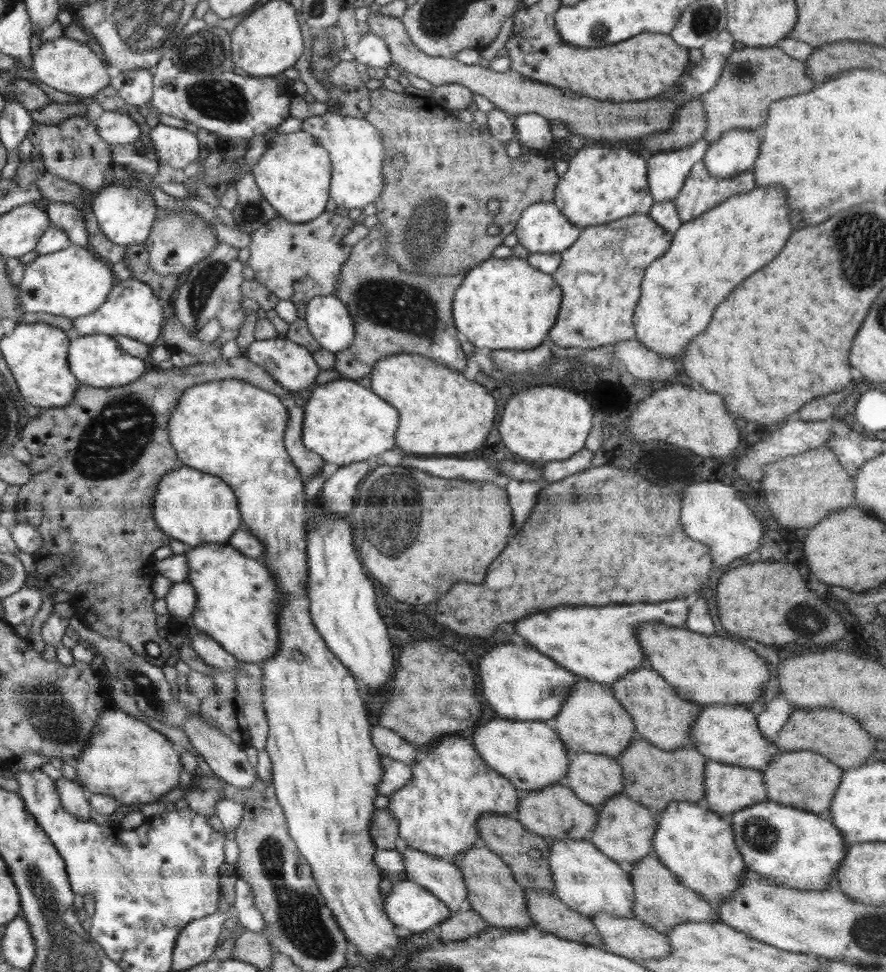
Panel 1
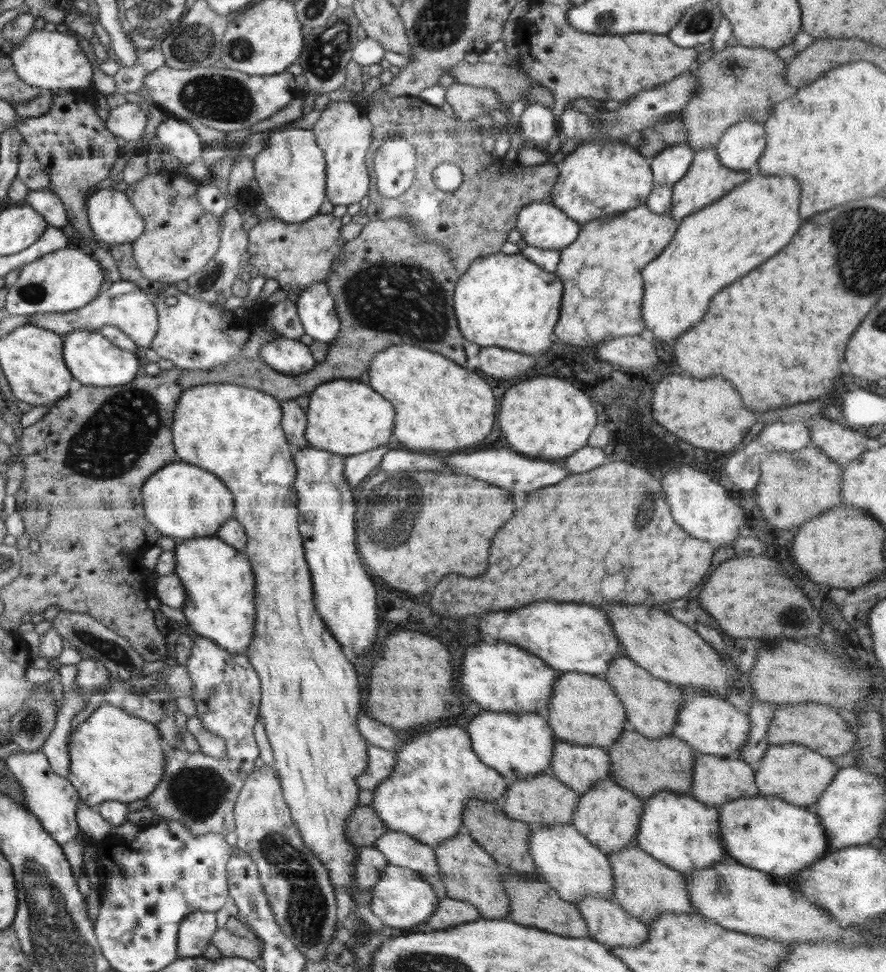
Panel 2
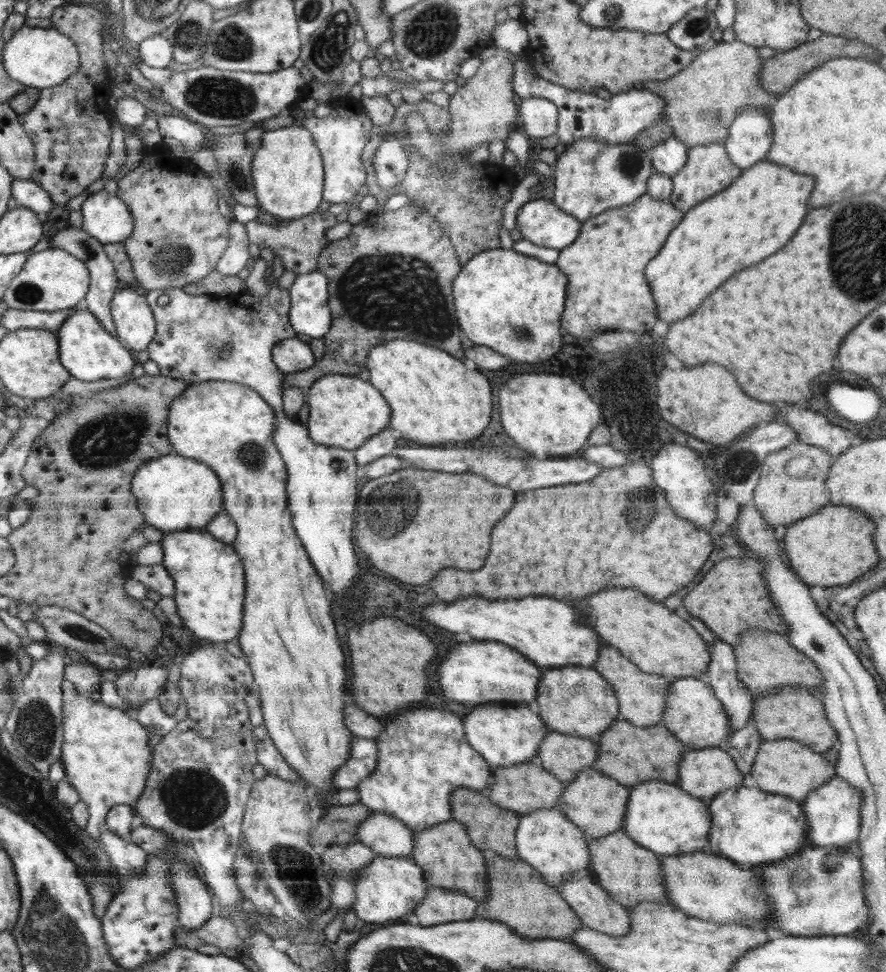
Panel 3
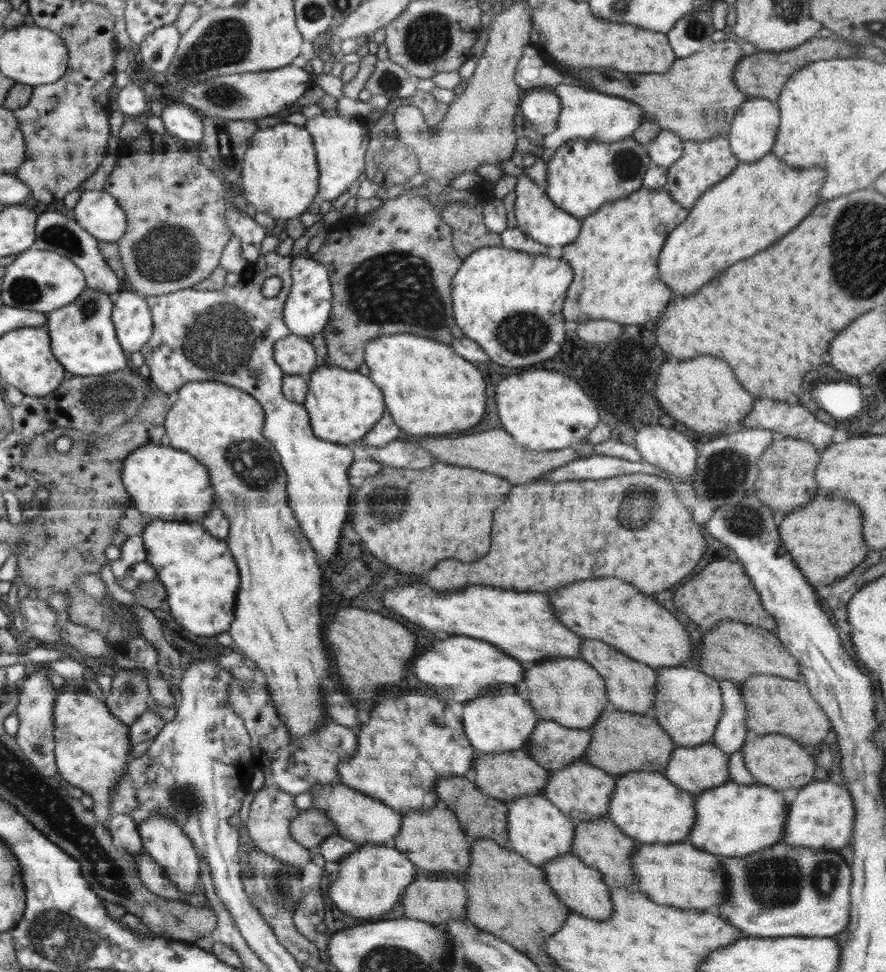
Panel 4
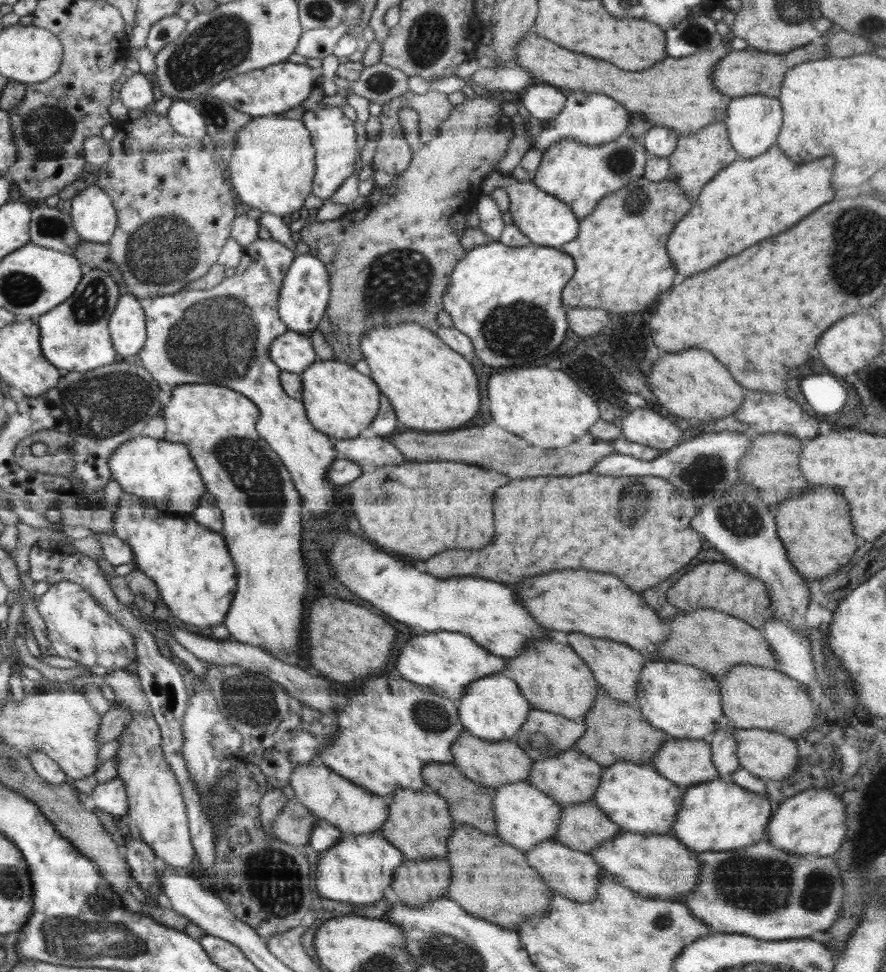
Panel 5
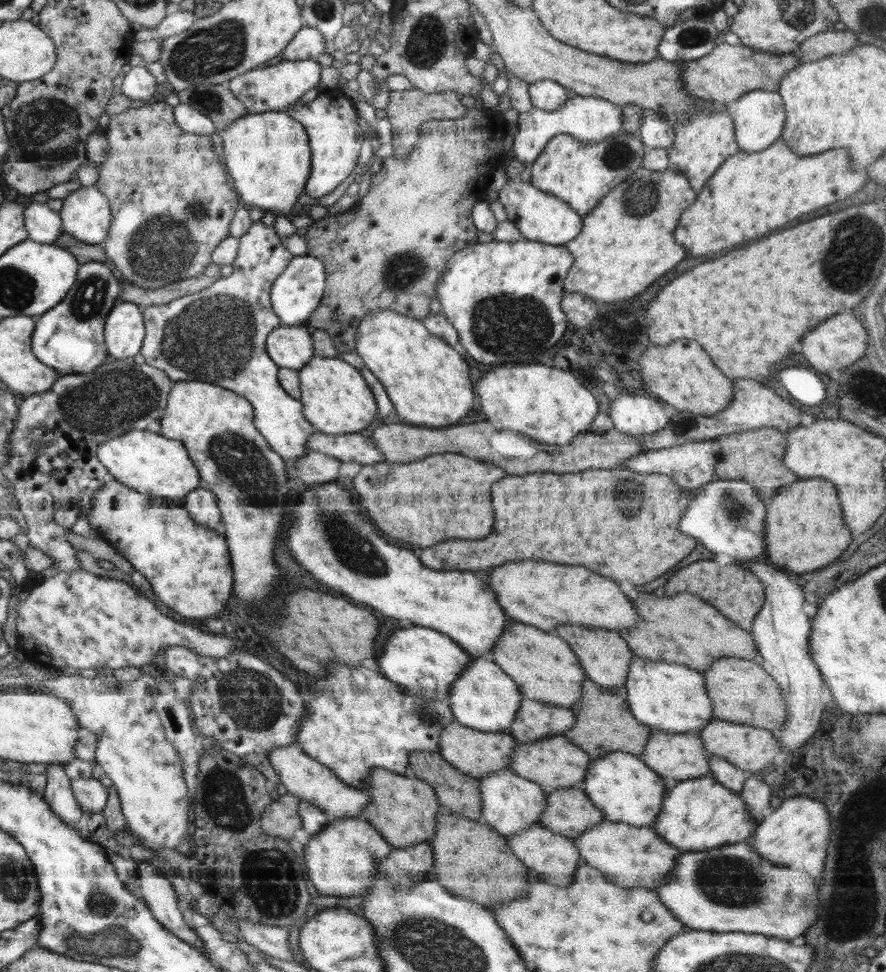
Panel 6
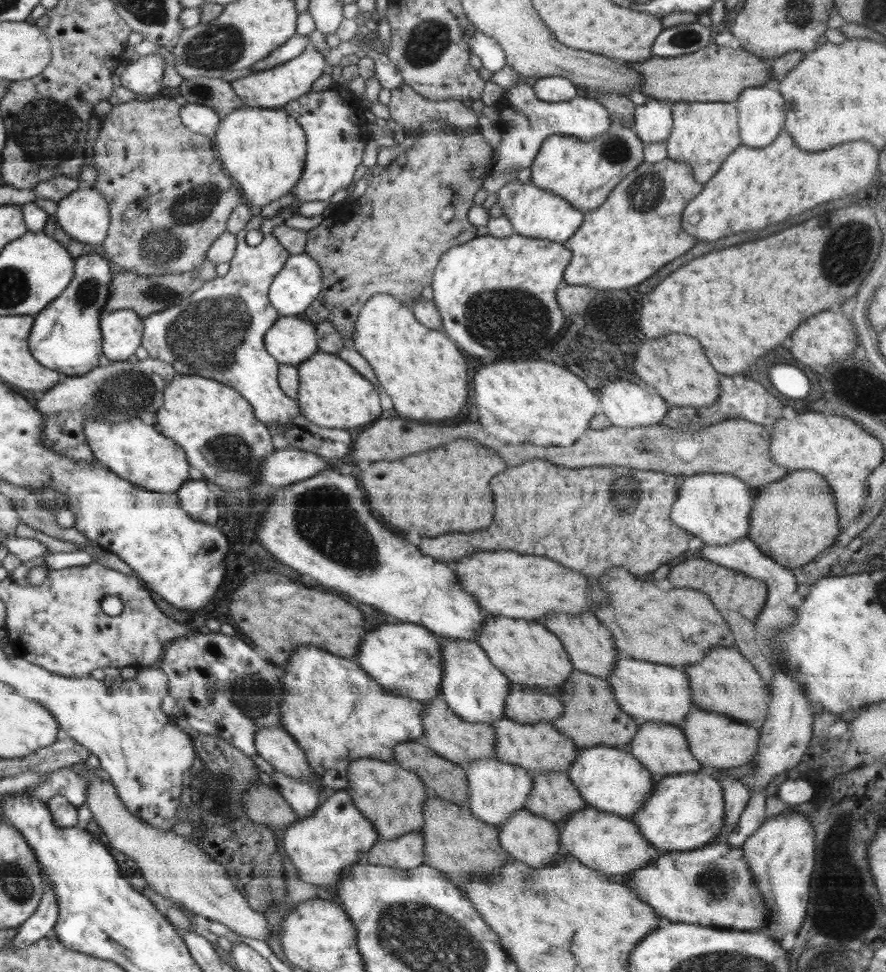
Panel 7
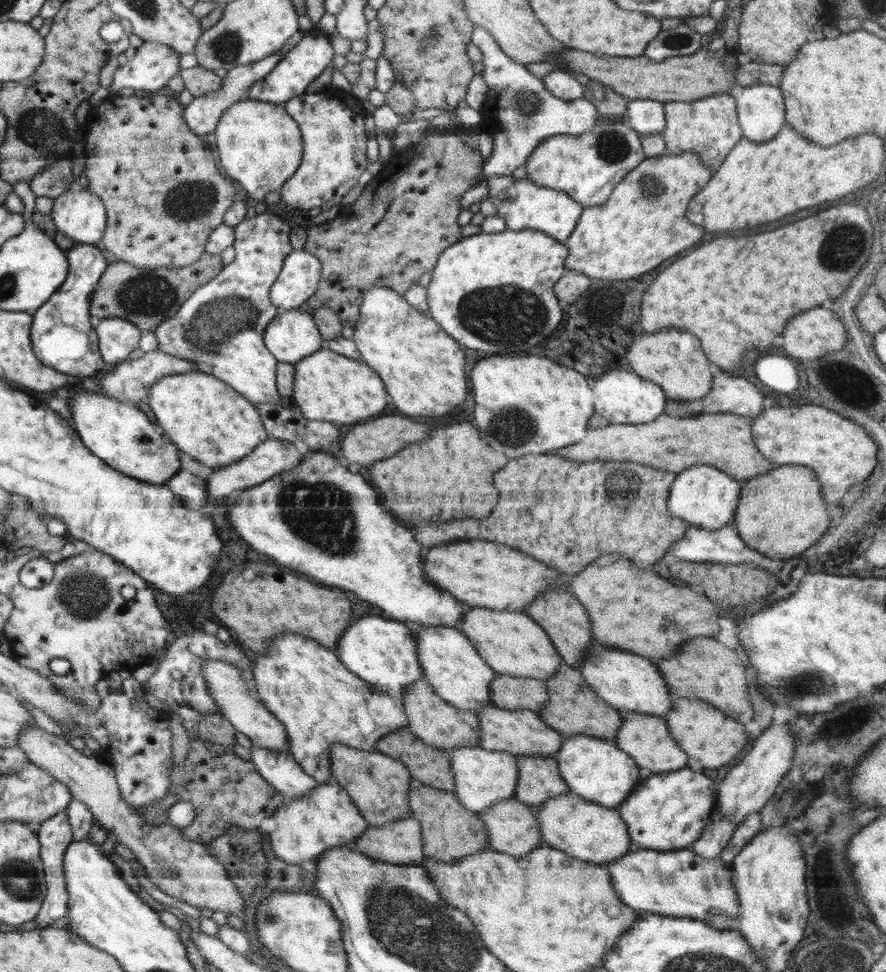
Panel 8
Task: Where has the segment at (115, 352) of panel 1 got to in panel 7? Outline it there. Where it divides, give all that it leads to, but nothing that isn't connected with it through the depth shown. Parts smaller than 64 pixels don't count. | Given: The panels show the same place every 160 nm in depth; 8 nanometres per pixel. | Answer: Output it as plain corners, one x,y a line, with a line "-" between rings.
86,254
78,258
78,276
74,284
66,287
66,292
54,299
44,311
34,316
34,323
29,334
30,354
46,368
76,376
86,374
100,364
102,339
100,336
100,310
105,308
109,297
112,274
108,262
101,255

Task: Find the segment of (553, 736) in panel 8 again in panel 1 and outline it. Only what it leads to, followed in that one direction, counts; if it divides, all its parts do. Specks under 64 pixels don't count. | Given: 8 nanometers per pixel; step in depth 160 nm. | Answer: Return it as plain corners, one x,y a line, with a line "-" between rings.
614,794
612,799
603,802
597,809
597,825
589,834
589,840
600,852
617,863
630,867
640,862
645,856
655,854
653,836
657,827
657,818
651,809
632,801
626,794

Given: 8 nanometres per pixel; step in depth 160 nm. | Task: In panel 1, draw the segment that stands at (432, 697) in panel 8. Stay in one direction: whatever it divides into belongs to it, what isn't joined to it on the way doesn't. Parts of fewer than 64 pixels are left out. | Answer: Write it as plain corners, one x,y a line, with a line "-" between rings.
560,782
542,790
521,792
517,812
513,816
528,831
543,836
549,841
587,839
597,825
597,809
579,800
574,791

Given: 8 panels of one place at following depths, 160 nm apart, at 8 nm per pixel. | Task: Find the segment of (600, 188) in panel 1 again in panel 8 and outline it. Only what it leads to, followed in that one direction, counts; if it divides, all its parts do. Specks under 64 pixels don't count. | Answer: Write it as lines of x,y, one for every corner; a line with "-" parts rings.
597,122
594,128
578,135
554,135
544,139
528,157
525,167
527,179
538,186
565,192
584,208
602,205
612,194
614,187
645,159
641,135
630,128
629,122

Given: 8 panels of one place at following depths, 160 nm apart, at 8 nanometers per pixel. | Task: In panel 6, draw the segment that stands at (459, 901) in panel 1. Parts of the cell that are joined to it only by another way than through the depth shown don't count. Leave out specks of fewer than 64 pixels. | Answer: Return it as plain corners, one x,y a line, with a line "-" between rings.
297,742
273,748
269,754
269,761
274,772
278,773
279,782
284,784
288,793
321,808
330,819
360,816
370,803
370,795
366,790
342,782
328,767
308,756

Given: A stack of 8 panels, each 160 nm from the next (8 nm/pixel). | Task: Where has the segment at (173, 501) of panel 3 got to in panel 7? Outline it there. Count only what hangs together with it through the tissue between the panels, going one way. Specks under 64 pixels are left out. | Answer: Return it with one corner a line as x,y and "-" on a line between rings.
100,416
97,420
86,420
85,436
96,459
112,472
117,473
118,476
134,485
154,492
176,493
187,480
191,479
188,472
190,465
184,449
170,437
162,436
160,430
156,432
152,426
148,426
148,422
144,424
138,418
131,418
124,422
110,423

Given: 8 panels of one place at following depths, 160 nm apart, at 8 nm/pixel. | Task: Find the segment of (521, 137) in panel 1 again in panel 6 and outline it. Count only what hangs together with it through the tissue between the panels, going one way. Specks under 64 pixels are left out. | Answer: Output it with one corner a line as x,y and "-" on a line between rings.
550,79
539,80
531,84
529,94
533,107
548,112
560,109
571,97
569,89

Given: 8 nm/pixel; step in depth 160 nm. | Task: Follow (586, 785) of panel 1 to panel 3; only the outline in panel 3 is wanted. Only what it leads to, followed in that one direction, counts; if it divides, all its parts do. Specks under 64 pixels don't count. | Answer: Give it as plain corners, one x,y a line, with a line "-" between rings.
547,731
535,760
561,783
570,784
579,772
591,767
599,755
598,740

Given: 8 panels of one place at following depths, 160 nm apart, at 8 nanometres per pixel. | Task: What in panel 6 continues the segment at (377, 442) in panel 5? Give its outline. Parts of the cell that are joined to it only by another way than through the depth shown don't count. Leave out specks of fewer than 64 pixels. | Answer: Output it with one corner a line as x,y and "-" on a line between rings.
315,431
307,442
307,450
320,451
342,462
358,462
363,466
383,461
382,451
362,433
326,434

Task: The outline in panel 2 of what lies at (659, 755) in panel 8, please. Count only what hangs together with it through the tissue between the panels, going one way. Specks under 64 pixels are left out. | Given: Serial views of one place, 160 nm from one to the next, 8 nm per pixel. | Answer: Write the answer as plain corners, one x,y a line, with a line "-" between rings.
698,752
695,757
690,795
705,805
718,808
727,802
740,798
753,798
760,794
755,783
755,770
742,759

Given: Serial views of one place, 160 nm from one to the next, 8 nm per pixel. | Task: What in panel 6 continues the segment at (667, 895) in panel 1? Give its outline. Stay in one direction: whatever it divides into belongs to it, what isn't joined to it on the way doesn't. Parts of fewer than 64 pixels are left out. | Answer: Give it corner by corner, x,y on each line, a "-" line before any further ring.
582,787
557,788
546,795
546,808
539,824
556,834
576,840
585,830
600,824
605,816
588,799

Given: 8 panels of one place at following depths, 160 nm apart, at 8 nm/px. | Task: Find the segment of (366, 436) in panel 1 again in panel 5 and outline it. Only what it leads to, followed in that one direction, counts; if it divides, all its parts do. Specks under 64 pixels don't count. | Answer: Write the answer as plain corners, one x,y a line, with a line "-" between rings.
333,358
315,361
301,372
303,403
308,420
327,437
346,440
360,436
375,419
380,404
378,386
370,376
360,373
353,365

